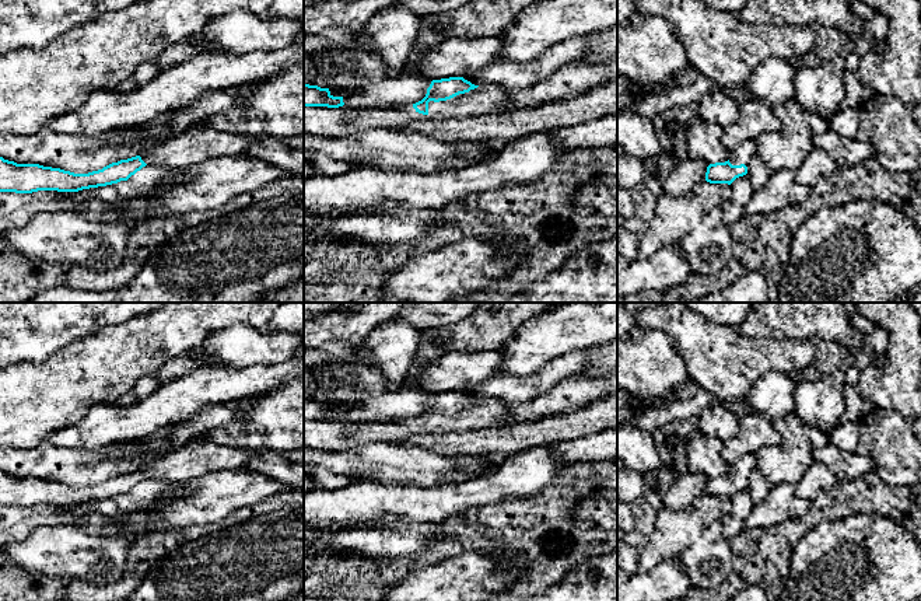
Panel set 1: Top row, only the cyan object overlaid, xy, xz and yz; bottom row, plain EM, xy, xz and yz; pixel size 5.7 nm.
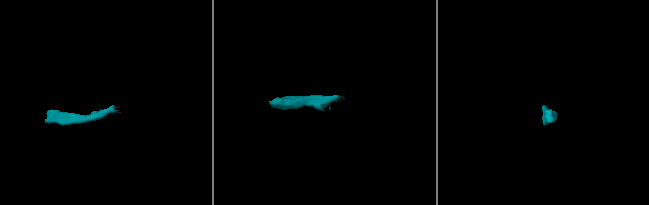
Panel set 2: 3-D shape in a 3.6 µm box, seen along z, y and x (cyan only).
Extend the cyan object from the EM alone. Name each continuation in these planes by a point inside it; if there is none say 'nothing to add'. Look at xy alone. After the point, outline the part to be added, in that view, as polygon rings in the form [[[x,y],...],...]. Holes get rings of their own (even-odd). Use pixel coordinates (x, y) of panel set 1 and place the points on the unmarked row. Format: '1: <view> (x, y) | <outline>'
1: xy (198, 456) | [[[196,436],[139,469],[147,479],[192,481],[211,471],[245,469],[255,453],[249,448],[223,445]]]

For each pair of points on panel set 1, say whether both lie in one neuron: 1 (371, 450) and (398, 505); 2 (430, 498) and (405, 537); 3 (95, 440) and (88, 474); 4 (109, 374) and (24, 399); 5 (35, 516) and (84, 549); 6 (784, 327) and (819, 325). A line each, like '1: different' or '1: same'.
1: different
2: different
3: different
4: same
5: different
6: same

